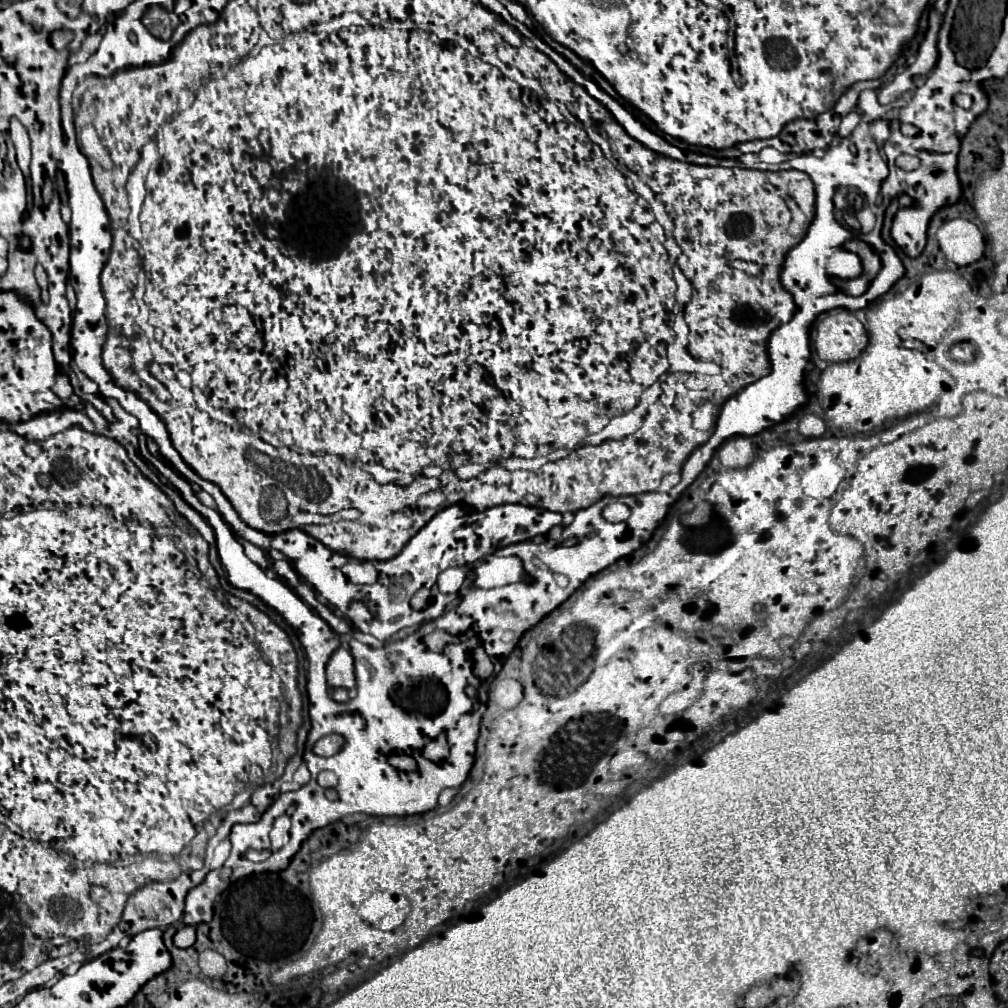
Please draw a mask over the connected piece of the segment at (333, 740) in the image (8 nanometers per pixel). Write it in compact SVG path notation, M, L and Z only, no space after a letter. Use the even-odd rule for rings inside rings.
M330 734L330 736L320 738L320 740L312 746L312 752L318 754L318 756L332 756L332 754L336 754L336 752L342 748L342 744L344 744L344 740L342 740L340 736Z

